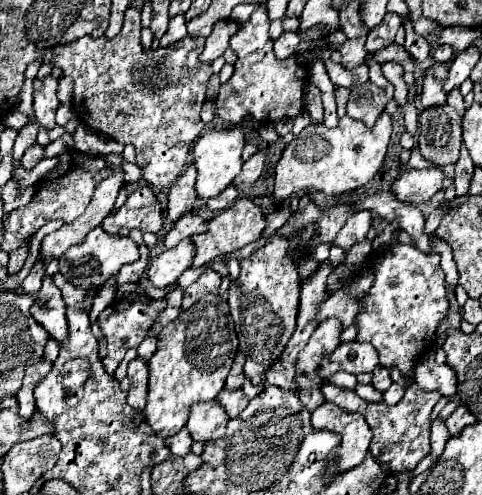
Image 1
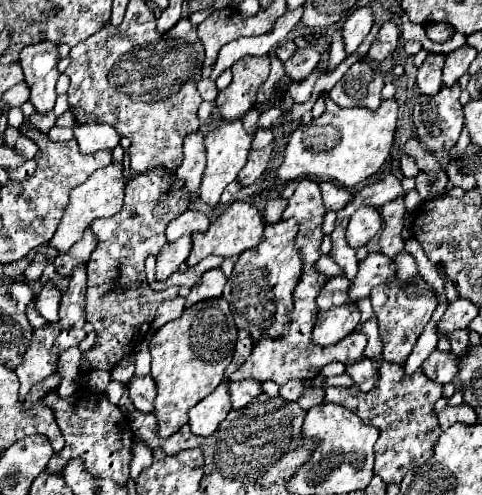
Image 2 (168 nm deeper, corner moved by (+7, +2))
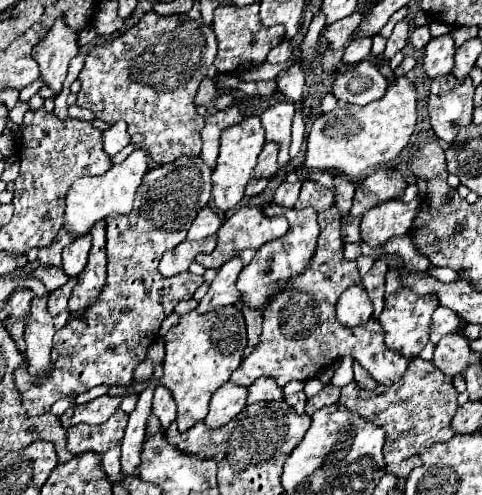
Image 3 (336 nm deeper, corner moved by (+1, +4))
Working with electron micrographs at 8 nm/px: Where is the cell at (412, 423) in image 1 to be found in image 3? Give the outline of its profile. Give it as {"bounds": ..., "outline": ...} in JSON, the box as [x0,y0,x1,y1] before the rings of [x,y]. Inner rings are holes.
{"bounds":[339,358,457,478],"outline":[[[413,358],[409,362],[401,380],[389,386],[379,384],[373,392],[367,392],[359,388],[359,384],[349,382],[341,388],[339,404],[385,430],[385,470],[395,474],[397,478],[407,478],[411,470],[421,464],[421,448],[431,448],[435,442],[445,442],[455,434],[449,426],[457,410],[455,386],[435,368],[433,362],[425,362],[421,358]]]}

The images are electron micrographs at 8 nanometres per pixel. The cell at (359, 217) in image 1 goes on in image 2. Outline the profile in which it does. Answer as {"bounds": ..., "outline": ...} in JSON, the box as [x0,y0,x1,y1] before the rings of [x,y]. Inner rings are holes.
{"bounds":[347,206,383,250],"outline":[[[371,206],[359,208],[351,216],[351,222],[347,228],[347,242],[351,248],[357,250],[365,246],[381,228],[383,228],[383,216],[377,208],[371,208]]]}

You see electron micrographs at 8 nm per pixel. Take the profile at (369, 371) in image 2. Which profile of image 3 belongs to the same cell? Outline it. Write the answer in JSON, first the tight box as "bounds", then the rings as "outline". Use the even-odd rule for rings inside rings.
{"bounds":[353,362,377,390],"outline":[[[353,362],[353,372],[355,372],[355,382],[357,382],[363,390],[375,390],[375,388],[377,388],[377,382],[369,376],[369,372],[367,372],[359,362]]]}

